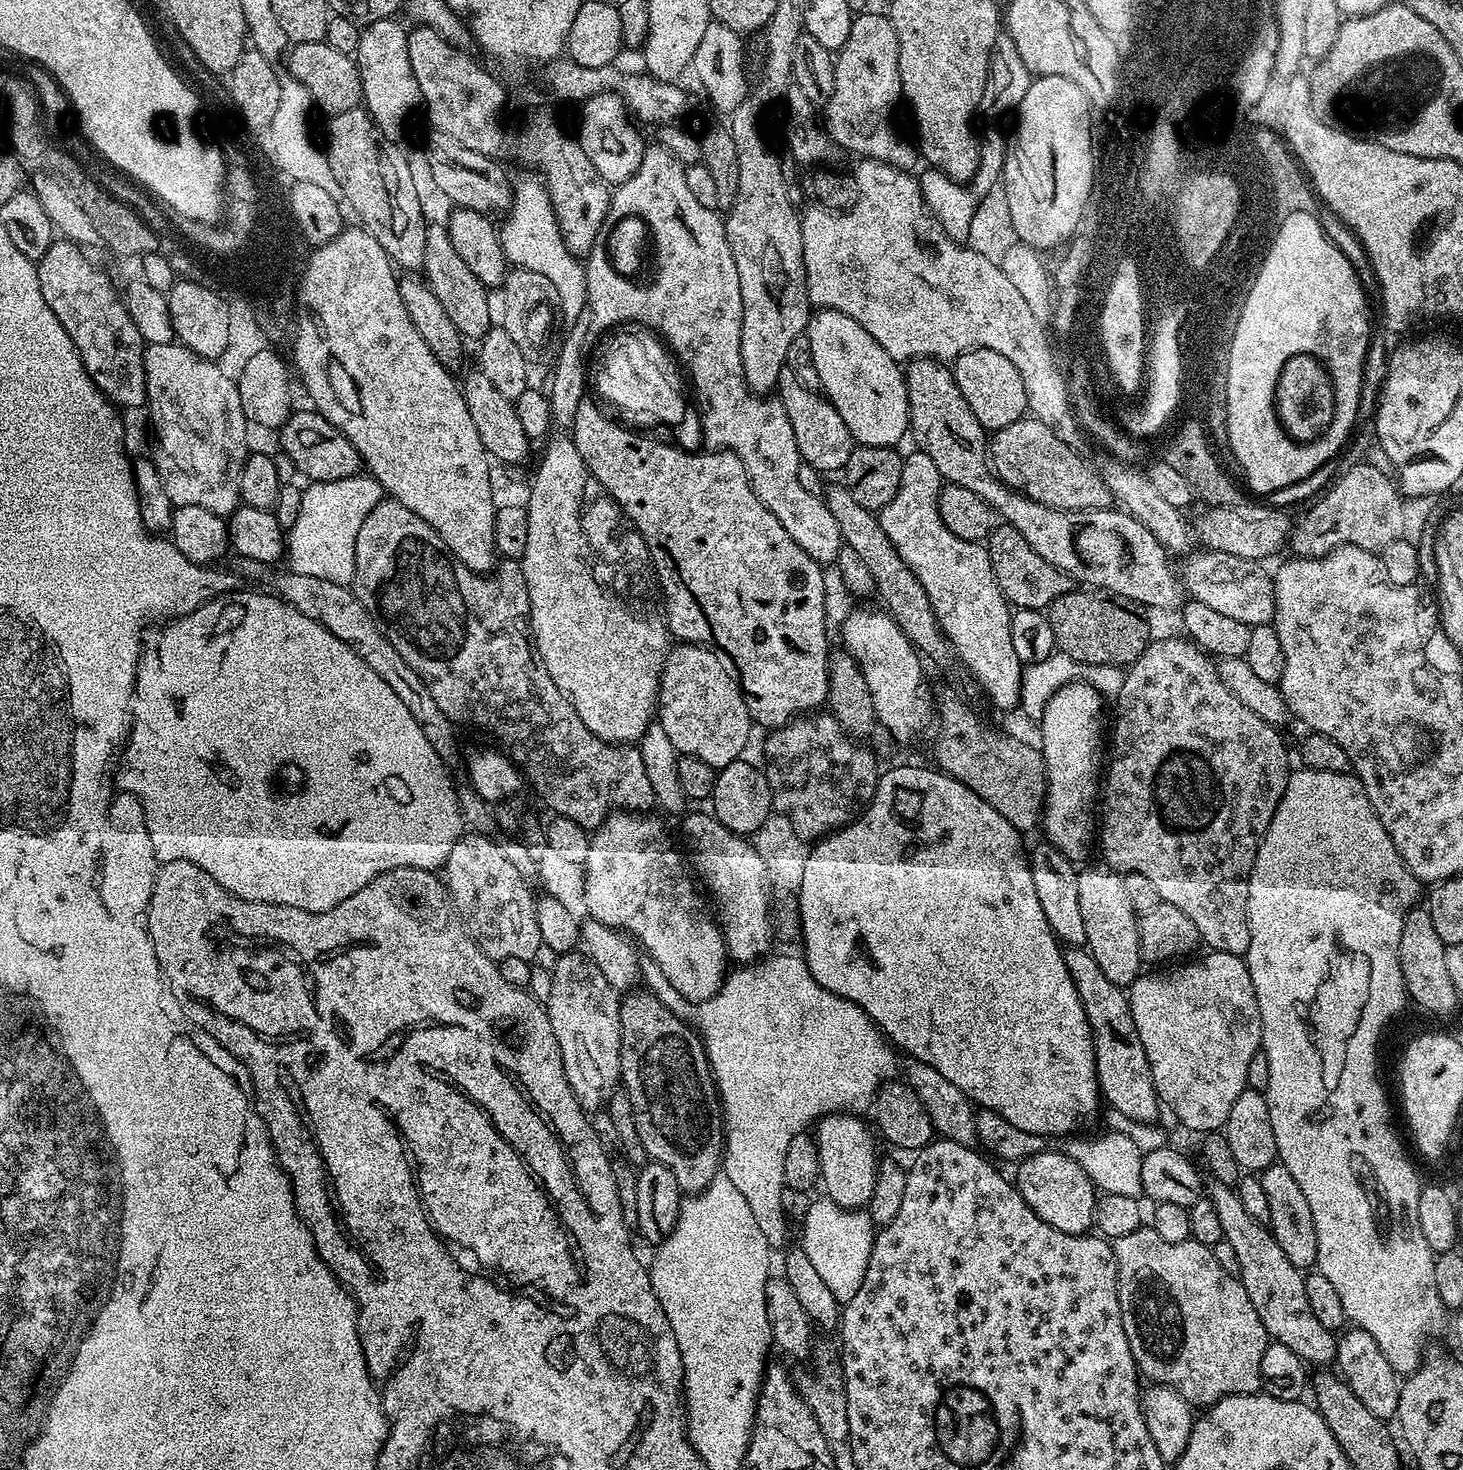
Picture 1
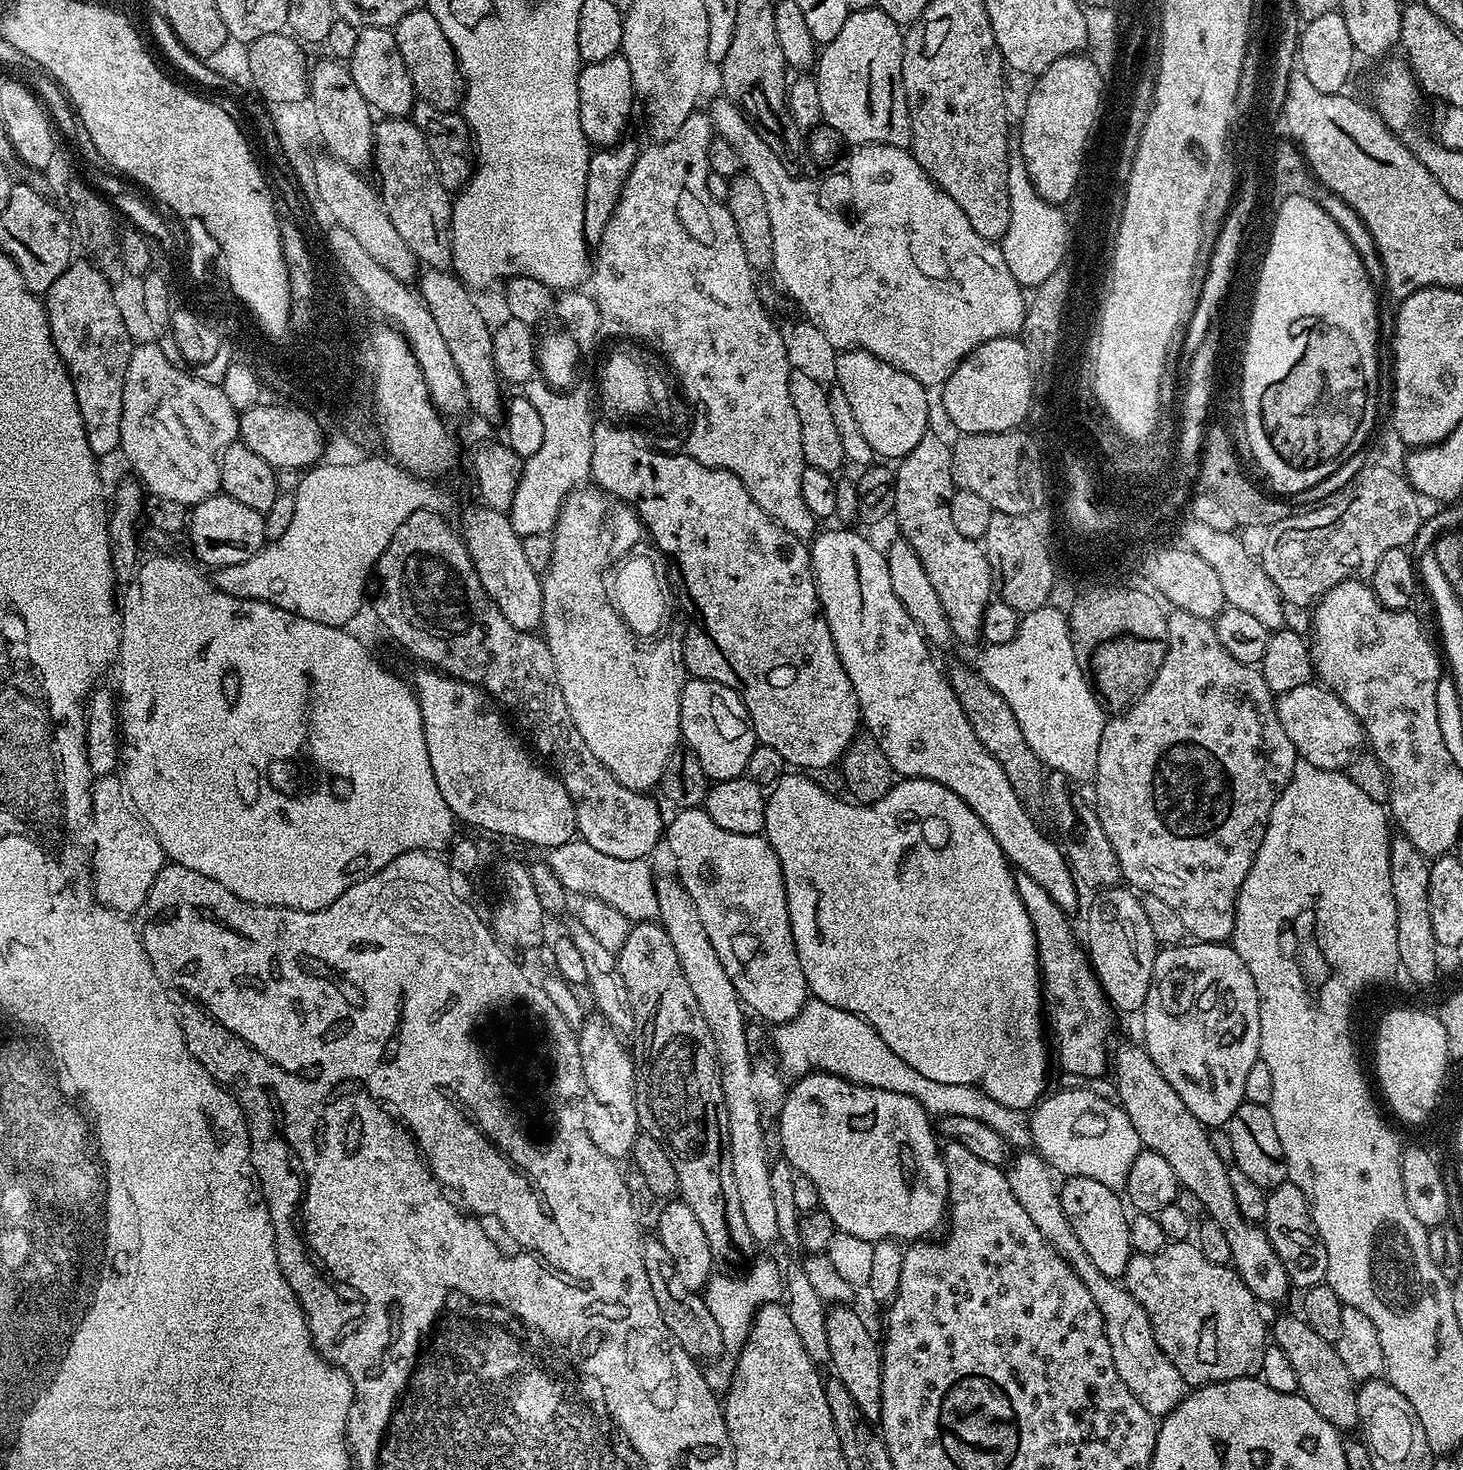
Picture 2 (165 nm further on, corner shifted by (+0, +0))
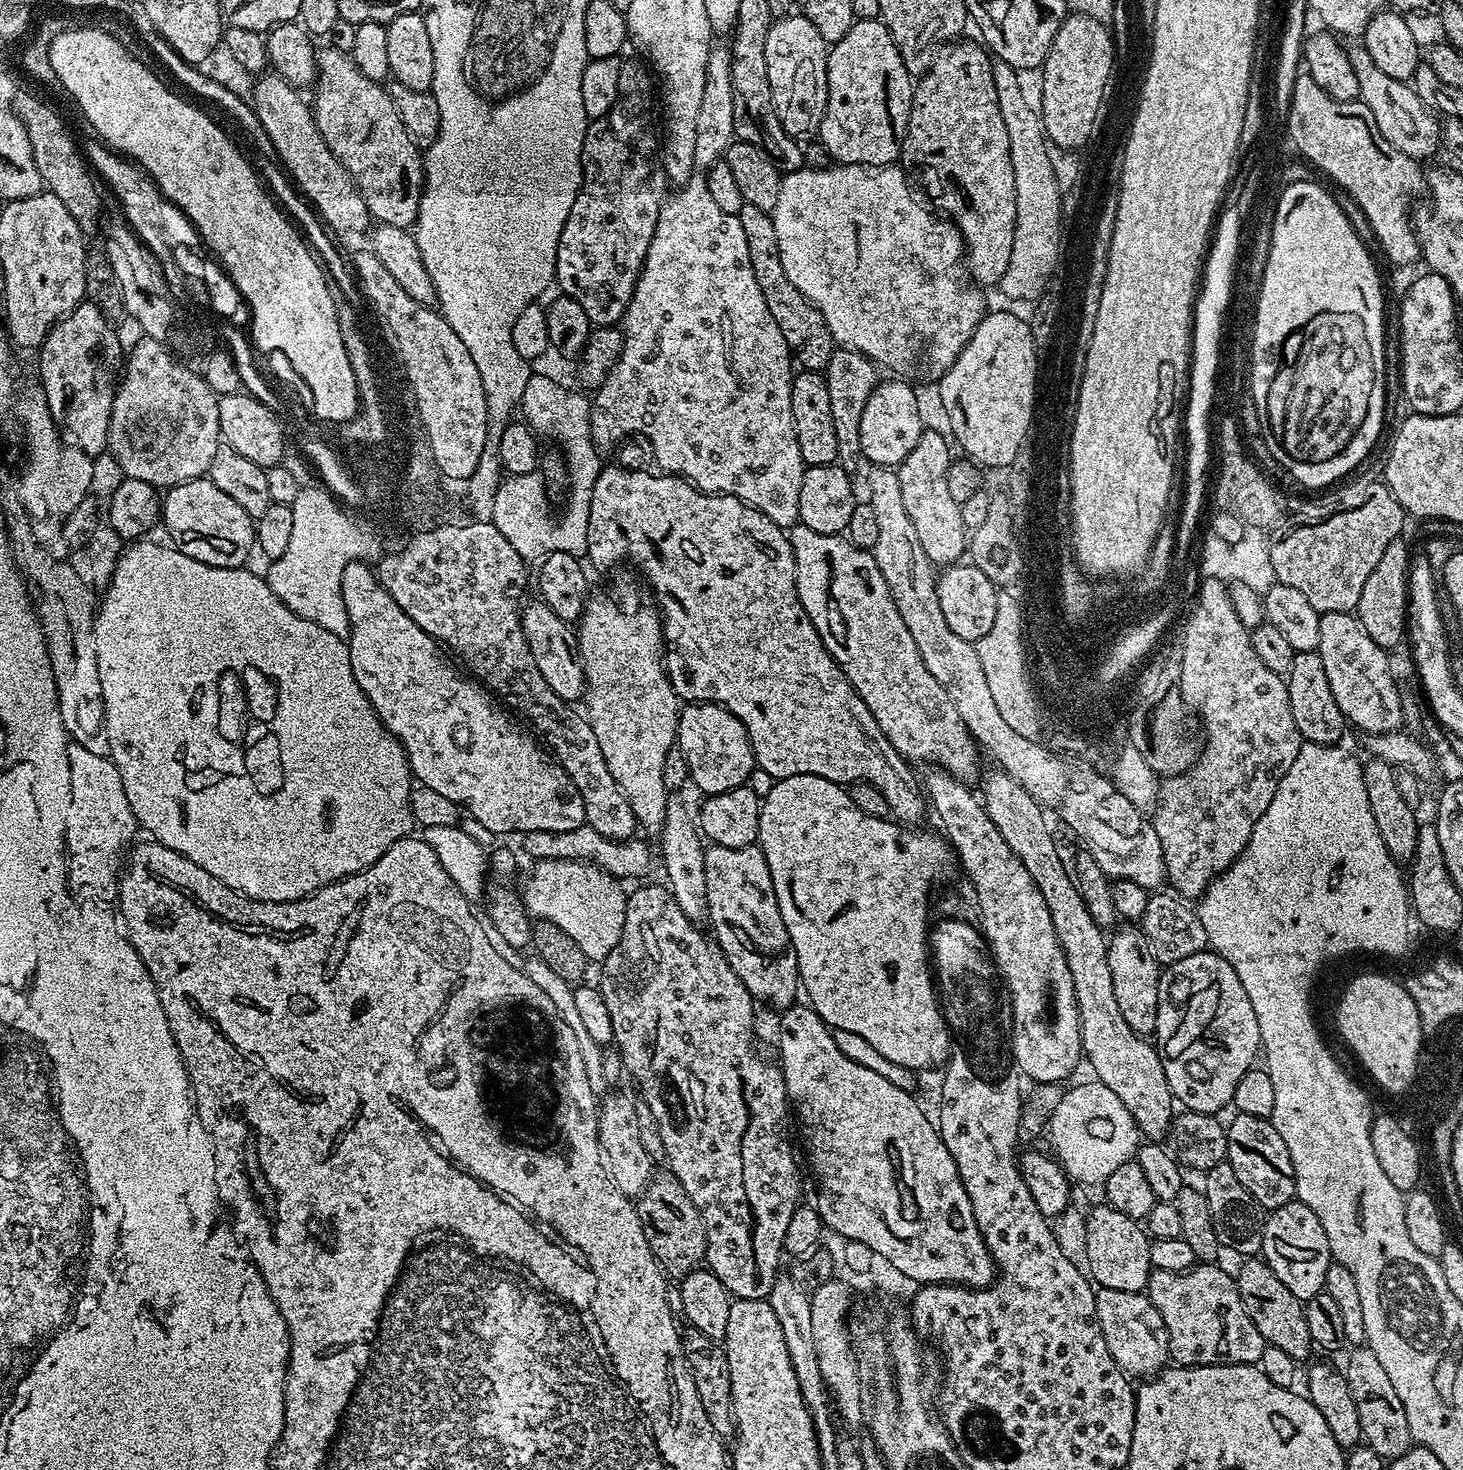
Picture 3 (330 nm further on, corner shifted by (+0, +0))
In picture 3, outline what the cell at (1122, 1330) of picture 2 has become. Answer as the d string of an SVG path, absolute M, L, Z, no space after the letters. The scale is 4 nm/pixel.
M1097 1287L1096 1317L1102 1326L1102 1338L1106 1338L1106 1346L1117 1368L1132 1378L1151 1378L1157 1372L1164 1371L1170 1360L1168 1327L1147 1294Z

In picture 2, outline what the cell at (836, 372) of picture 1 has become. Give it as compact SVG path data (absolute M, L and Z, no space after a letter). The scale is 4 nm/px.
M854 348L837 355L834 379L846 394L846 402L850 402L854 418L858 418L858 430L862 430L862 438L870 442L877 457L889 456L893 462L899 461L908 456L924 436L929 435L929 389L910 378L910 374L890 366L862 348Z

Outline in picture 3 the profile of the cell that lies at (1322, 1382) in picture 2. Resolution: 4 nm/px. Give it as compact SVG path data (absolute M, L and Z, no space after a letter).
M1248 1258L1243 1261L1240 1273L1235 1273L1236 1289L1242 1298L1242 1306L1246 1306L1246 1314L1250 1314L1250 1322L1258 1326L1258 1334L1262 1334L1265 1345L1273 1344L1278 1350L1286 1350L1290 1358L1298 1362L1304 1362L1314 1345L1310 1338L1310 1329L1306 1327L1306 1314L1304 1305L1290 1289L1270 1270L1270 1266L1263 1258Z

